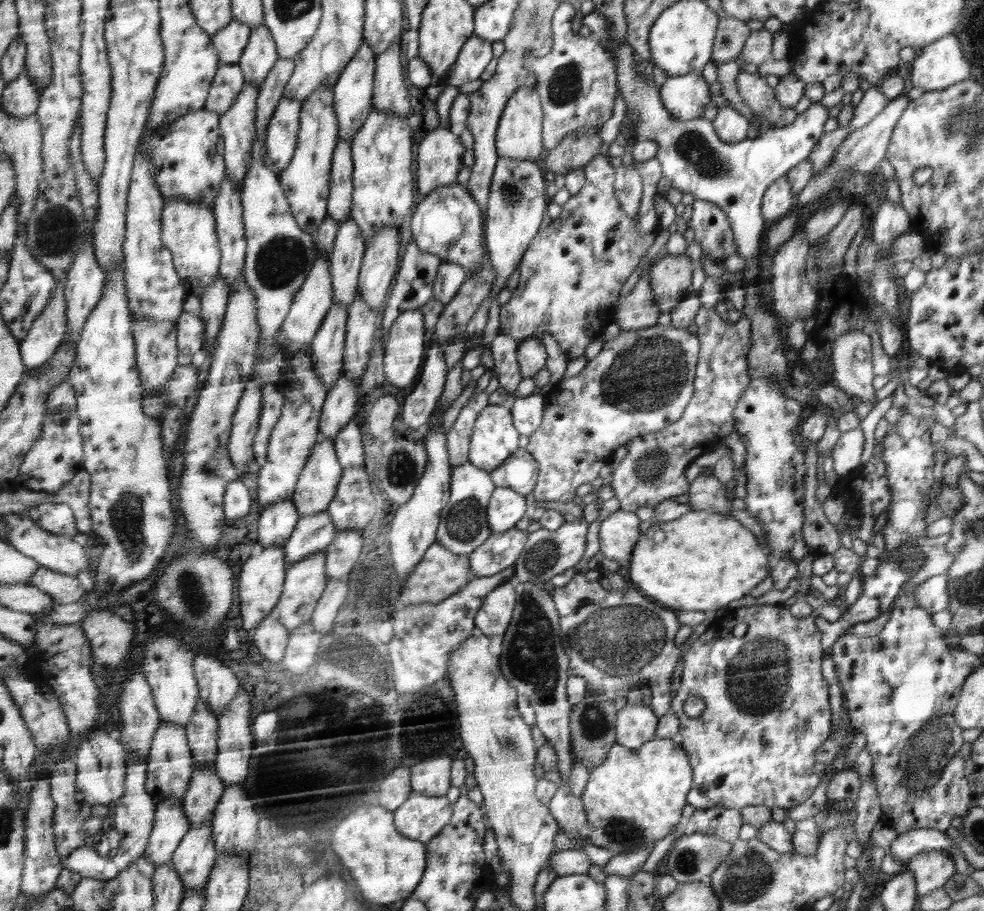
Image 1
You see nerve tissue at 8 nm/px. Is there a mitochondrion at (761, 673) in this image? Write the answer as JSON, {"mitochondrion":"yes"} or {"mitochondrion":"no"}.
{"mitochondrion":"yes"}

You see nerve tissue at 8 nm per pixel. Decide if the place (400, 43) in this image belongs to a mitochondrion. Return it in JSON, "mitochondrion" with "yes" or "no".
{"mitochondrion":"no"}

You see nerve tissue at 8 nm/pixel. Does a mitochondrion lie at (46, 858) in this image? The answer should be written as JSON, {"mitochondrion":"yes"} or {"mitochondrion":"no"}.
{"mitochondrion":"no"}

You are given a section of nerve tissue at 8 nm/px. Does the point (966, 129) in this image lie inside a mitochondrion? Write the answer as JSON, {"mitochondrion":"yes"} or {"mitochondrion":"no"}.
{"mitochondrion":"yes"}

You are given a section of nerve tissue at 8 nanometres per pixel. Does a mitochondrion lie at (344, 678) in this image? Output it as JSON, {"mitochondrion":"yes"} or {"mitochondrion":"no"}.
{"mitochondrion":"yes"}

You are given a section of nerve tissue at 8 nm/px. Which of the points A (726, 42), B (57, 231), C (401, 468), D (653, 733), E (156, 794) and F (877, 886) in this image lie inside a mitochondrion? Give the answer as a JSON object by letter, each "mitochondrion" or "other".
{"A":"mitochondrion","B":"mitochondrion","C":"mitochondrion","D":"other","E":"other","F":"other"}

